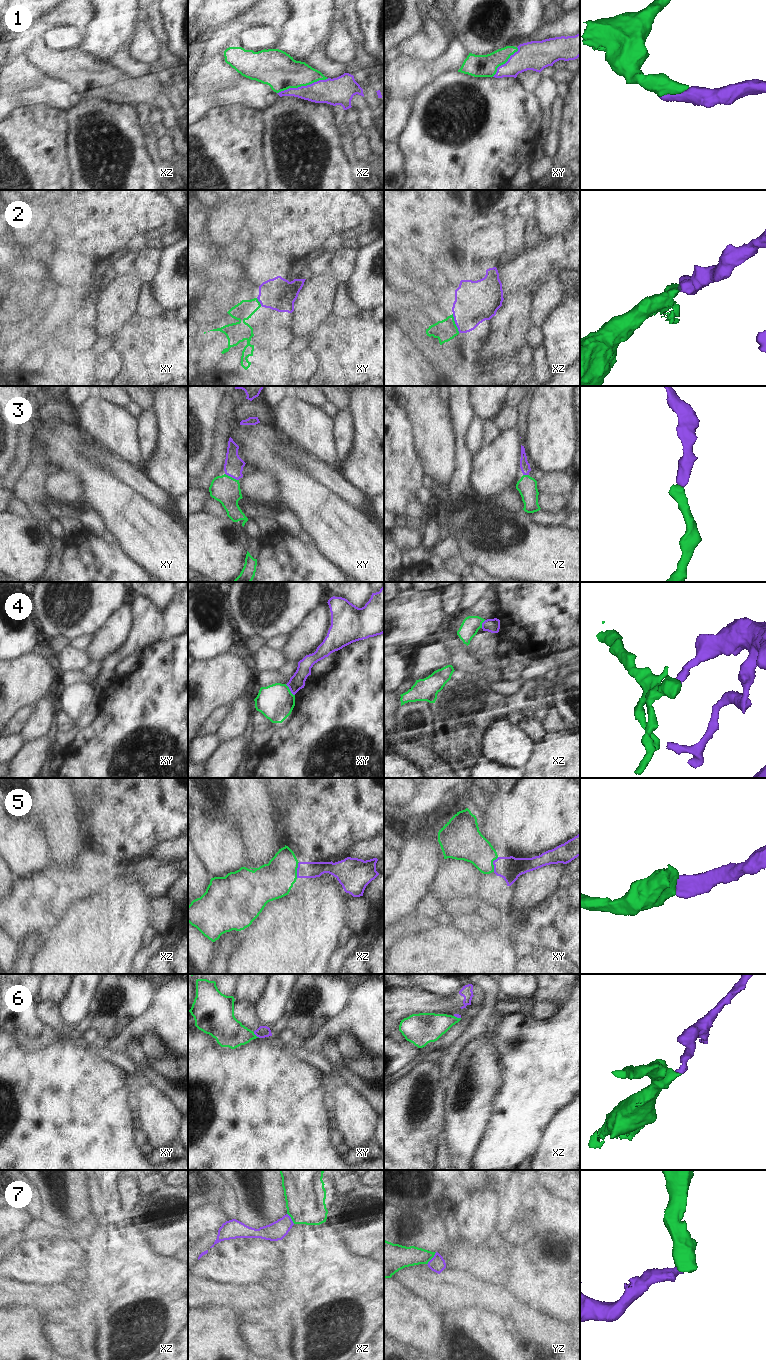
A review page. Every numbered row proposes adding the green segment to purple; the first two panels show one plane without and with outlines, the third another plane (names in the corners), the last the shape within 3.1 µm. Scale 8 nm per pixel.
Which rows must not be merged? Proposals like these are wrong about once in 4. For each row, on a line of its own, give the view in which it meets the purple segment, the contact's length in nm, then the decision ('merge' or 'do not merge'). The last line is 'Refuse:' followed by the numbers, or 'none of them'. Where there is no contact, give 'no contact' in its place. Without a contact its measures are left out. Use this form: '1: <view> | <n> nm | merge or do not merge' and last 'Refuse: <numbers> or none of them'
1: xz | 440 nm | merge
2: xz | 160 nm | merge
3: xy | 130 nm | merge
4: xy | 120 nm | do not merge
5: xz | 130 nm | merge
6: xy | 70 nm | do not merge
7: yz | 130 nm | do not merge
Refuse: 4, 6, 7

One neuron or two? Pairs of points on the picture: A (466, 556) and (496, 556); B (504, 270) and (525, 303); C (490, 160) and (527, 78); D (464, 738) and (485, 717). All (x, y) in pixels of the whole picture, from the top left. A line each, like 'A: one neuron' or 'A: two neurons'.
A: one neuron
B: two neurons
C: two neurons
D: one neuron

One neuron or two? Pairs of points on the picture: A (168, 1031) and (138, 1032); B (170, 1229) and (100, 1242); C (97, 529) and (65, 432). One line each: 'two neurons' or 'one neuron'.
A: one neuron
B: two neurons
C: two neurons

